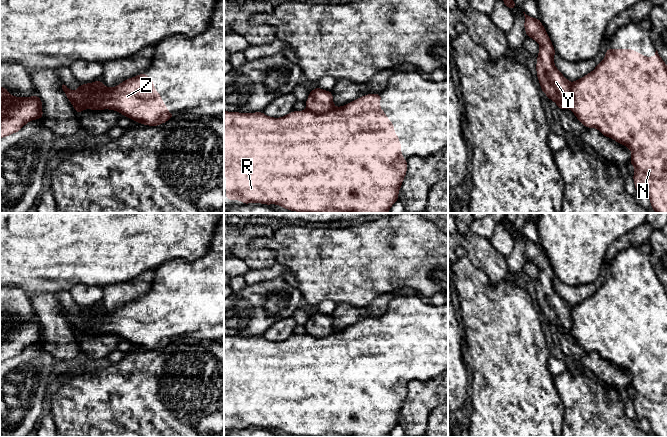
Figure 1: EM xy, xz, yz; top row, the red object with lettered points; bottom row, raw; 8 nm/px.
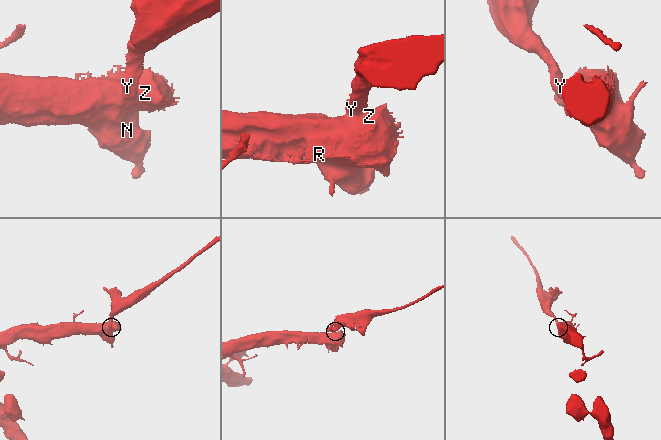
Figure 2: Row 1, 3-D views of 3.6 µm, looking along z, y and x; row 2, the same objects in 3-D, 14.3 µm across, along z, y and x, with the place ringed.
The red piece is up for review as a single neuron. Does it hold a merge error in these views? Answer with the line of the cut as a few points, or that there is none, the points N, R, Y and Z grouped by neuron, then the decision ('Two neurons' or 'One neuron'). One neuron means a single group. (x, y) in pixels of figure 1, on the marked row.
Split along xy (103, 85), (101, 95), (96, 100), (91, 101). Groups: N R Z / Y. Two neurons

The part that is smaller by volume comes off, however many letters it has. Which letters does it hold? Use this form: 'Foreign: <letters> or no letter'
Foreign: Y

